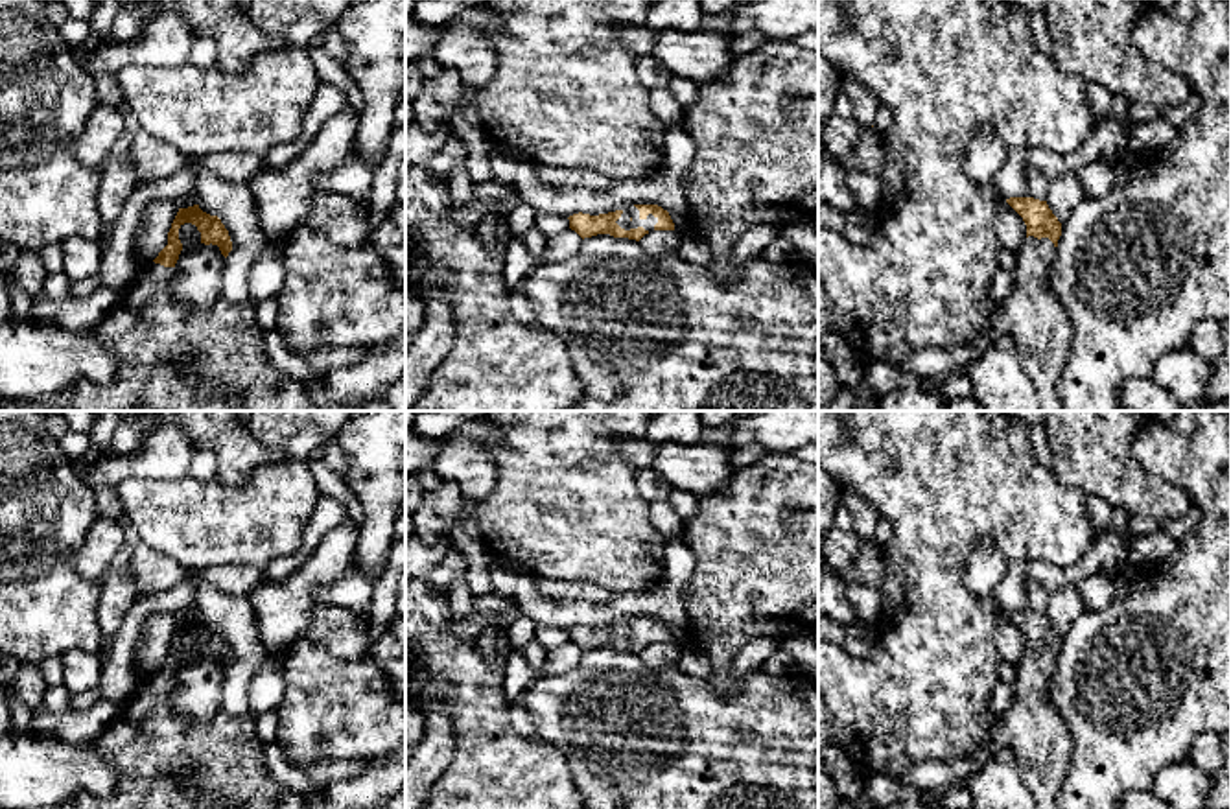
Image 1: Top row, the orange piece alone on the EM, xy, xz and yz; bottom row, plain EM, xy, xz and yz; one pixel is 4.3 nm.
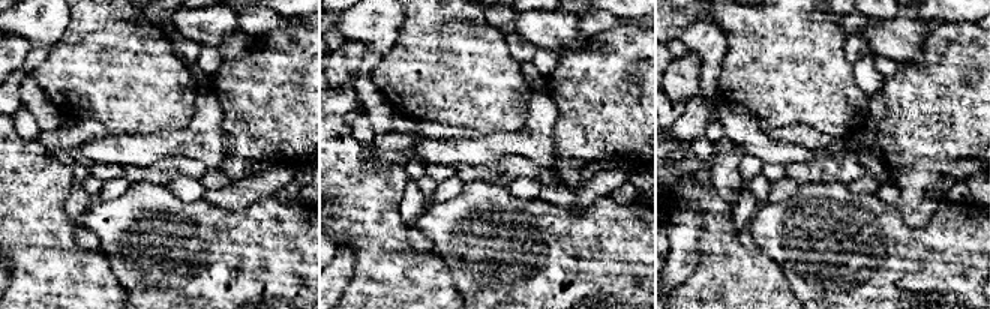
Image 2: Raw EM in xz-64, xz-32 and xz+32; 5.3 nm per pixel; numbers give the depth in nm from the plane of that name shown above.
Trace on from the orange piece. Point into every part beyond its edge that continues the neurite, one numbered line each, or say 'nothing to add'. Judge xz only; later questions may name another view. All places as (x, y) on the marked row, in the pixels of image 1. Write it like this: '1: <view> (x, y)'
1: xz (623, 222)

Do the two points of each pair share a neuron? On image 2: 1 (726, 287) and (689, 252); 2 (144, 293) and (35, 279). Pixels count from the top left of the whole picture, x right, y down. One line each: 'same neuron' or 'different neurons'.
1: different neurons
2: different neurons

